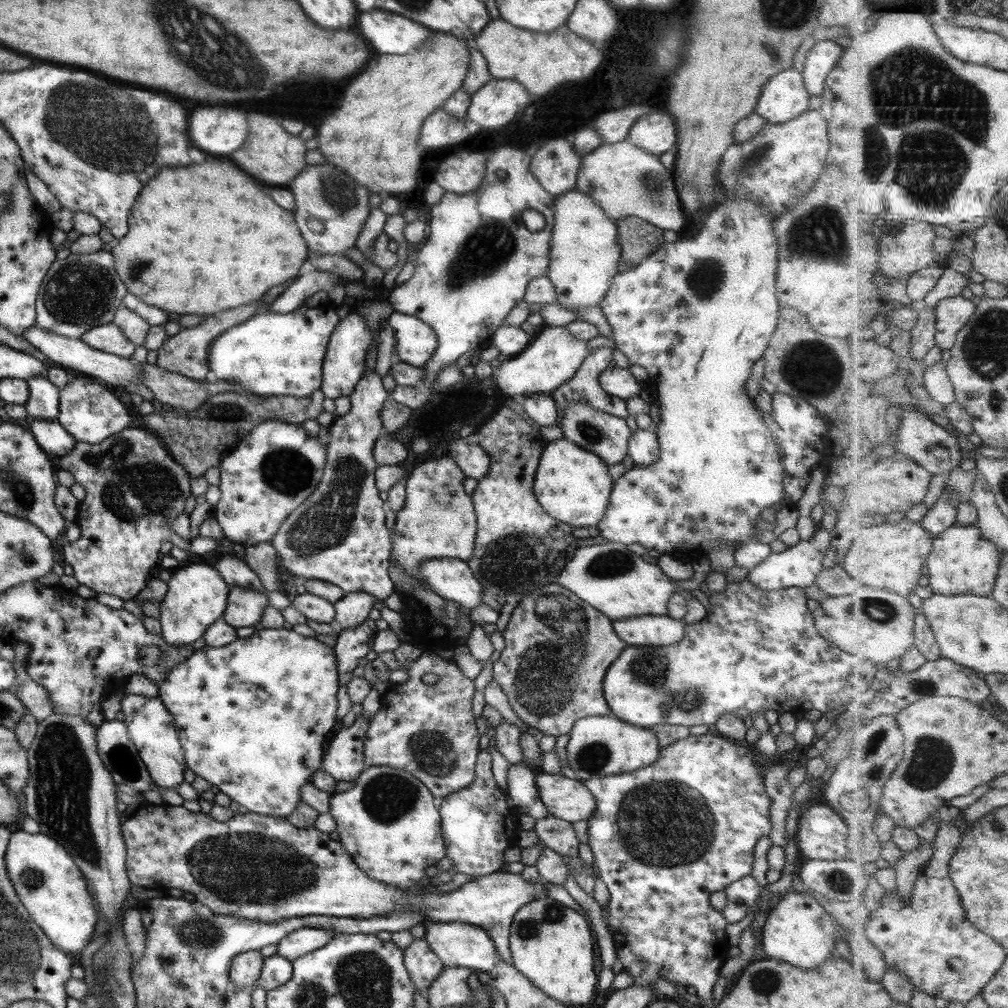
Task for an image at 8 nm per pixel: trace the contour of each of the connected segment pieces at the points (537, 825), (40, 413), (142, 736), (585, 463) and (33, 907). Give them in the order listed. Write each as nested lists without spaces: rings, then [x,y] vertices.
[[[548,814],[545,818],[535,821],[532,831],[545,847],[557,851],[566,860],[578,856],[578,840],[572,823]]]
[[[46,375],[25,379],[28,397],[24,402],[25,410],[31,419],[53,420],[58,407],[58,388],[47,380]]]
[[[125,695],[120,700],[123,713],[123,724],[128,732],[129,740],[138,750],[139,758],[144,762],[145,768],[155,787],[175,789],[179,784],[184,782],[183,770],[184,765],[183,749],[179,744],[175,726],[171,715],[163,707],[163,702],[158,698],[145,699],[137,695]]]
[[[567,439],[546,443],[534,474],[532,493],[539,506],[551,517],[567,526],[597,526],[608,507],[612,489],[608,466],[595,454],[586,452]]]
[[[20,829],[9,835],[4,865],[7,878],[31,921],[53,946],[64,953],[79,953],[91,938],[97,916],[83,875],[67,851],[45,834],[25,833]]]

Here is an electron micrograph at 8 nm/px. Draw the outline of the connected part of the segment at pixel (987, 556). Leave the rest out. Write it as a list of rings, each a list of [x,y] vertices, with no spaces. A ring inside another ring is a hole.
[[[978,523],[963,526],[955,524],[944,530],[934,538],[934,547],[929,558],[926,560],[928,568],[929,585],[933,594],[945,596],[959,596],[960,594],[977,594],[983,597],[991,597],[1002,563],[1002,550],[992,541],[982,535]]]

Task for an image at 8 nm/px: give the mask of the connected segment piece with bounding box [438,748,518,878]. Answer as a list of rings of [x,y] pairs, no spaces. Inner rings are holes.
[[[488,749],[477,753],[475,778],[463,790],[444,796],[438,813],[445,854],[451,859],[453,870],[475,877],[491,874],[505,864],[503,850],[514,844],[517,831],[516,813],[508,805],[506,794],[497,787],[491,774],[491,756]]]

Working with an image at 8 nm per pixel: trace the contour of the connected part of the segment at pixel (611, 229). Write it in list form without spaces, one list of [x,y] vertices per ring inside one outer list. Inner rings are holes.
[[[573,190],[554,199],[552,227],[546,276],[553,285],[555,302],[569,311],[581,309],[581,307],[598,307],[599,301],[604,298],[607,289],[611,286],[612,278],[618,273],[620,247],[614,221],[607,218],[587,195]]]

